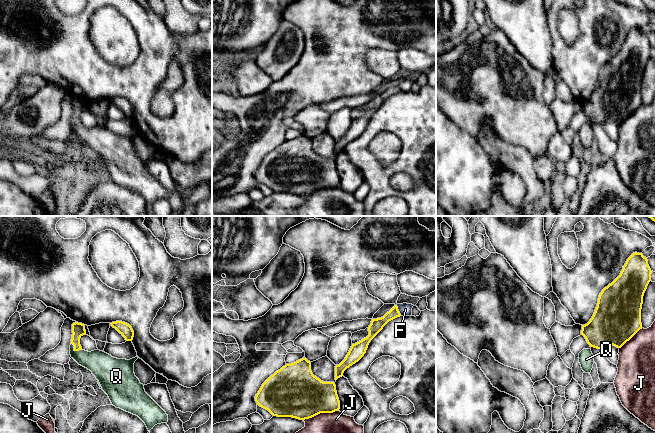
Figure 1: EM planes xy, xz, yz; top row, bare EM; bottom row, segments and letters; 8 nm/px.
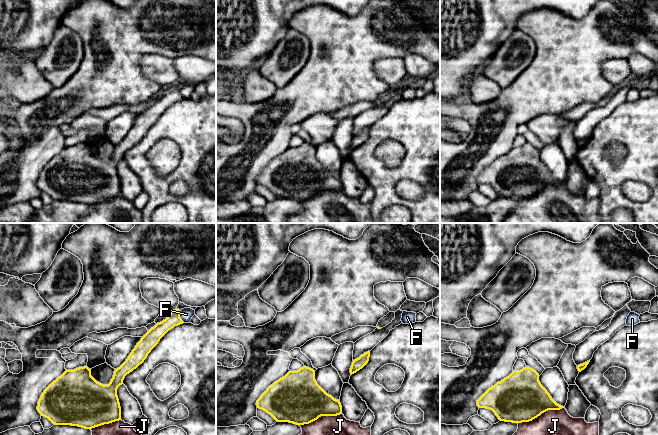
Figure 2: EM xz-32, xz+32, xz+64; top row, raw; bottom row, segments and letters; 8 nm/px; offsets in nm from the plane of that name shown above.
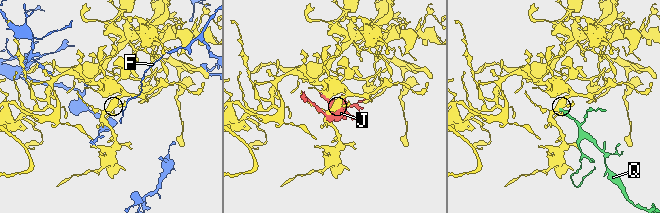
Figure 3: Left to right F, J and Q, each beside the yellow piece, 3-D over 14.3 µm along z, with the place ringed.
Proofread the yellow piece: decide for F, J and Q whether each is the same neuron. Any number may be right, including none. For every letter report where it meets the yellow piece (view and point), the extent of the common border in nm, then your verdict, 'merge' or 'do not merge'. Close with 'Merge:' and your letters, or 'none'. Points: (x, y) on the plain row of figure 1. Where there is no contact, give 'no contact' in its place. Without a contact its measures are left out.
F: contact xz (398, 86); length 100 nm; do not merge
J: contact xz (320, 188); length 300 nm; do not merge
Q: contact xy (75, 126); length 110 nm; merge
Merge: Q

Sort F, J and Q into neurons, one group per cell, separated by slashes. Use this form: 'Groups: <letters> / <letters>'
Groups: F / J / Q

